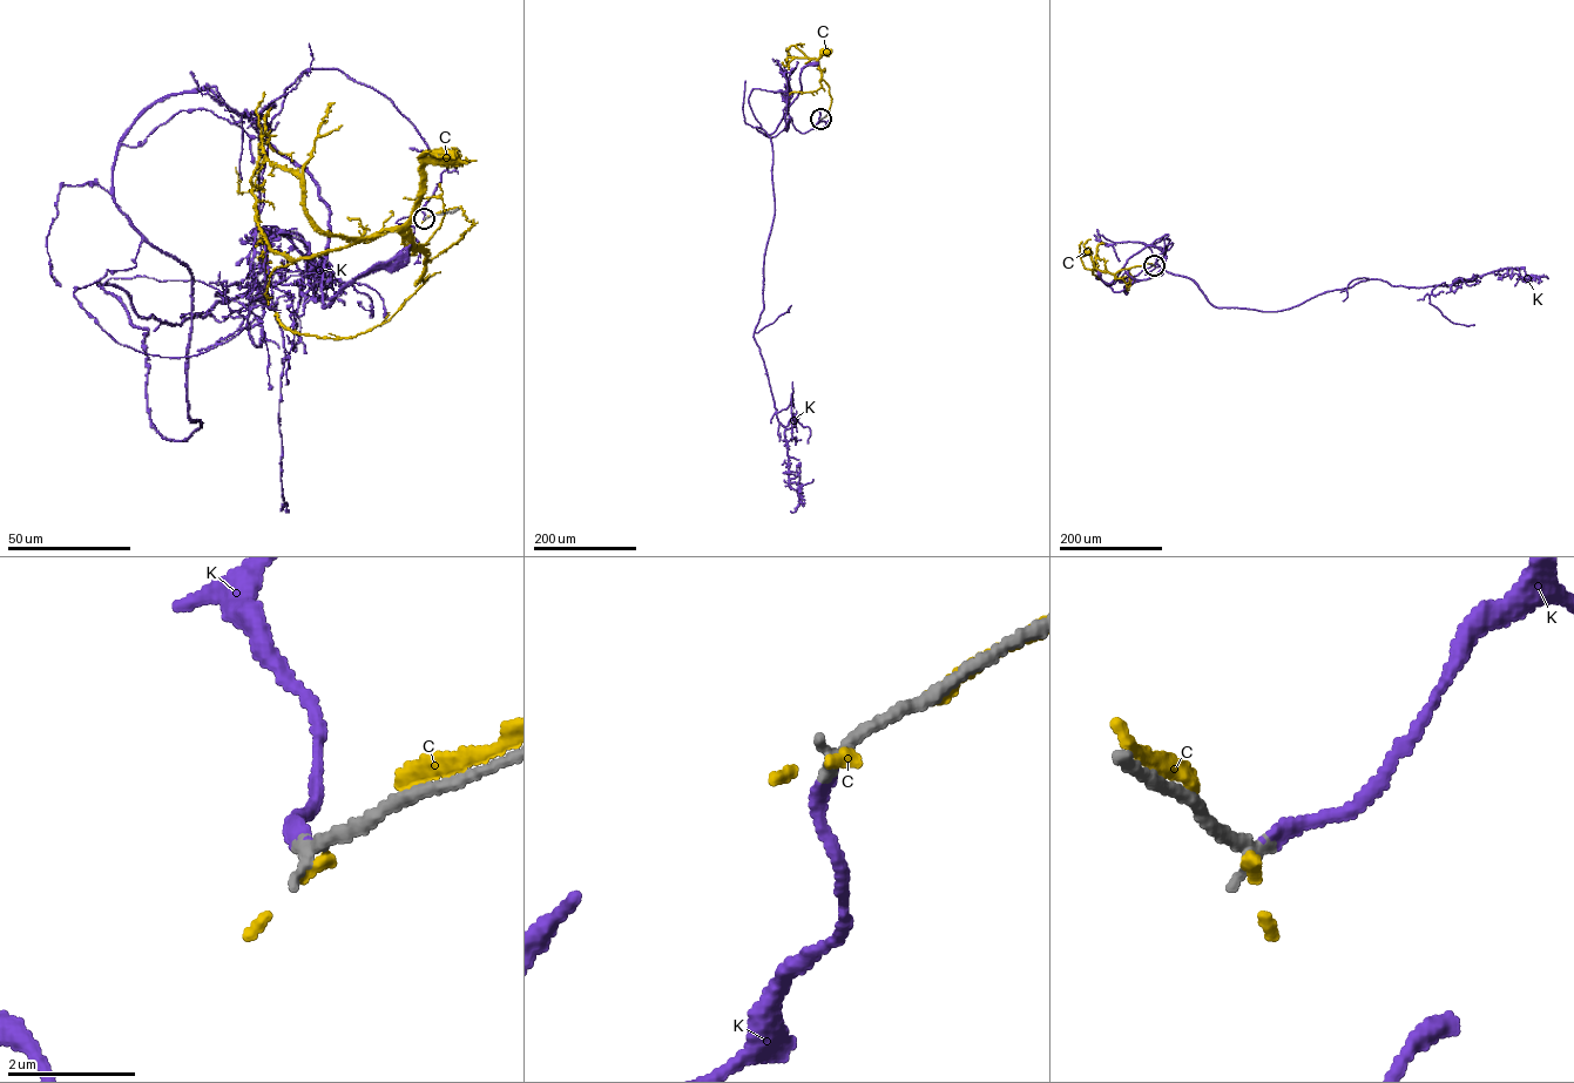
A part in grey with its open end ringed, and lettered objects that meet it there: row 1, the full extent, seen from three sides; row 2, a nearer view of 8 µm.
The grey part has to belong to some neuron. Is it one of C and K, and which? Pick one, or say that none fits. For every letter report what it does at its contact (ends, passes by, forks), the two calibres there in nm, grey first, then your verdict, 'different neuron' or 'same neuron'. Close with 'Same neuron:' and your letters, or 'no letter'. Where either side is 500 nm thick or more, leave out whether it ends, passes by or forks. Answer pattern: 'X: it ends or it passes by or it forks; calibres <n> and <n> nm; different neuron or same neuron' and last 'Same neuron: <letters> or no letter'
C: it ends; calibres 240 and 140 nm; different neuron
K: it ends; calibres 220 and 170 nm; same neuron
Same neuron: K

